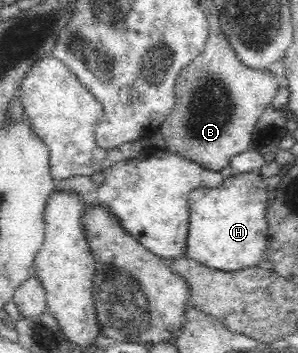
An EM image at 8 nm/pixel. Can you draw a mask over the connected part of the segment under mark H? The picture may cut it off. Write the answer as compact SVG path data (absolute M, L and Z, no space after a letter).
M260 173L224 177L218 187L199 187L189 193L189 230L184 256L220 271L258 266L268 250L268 187Z

